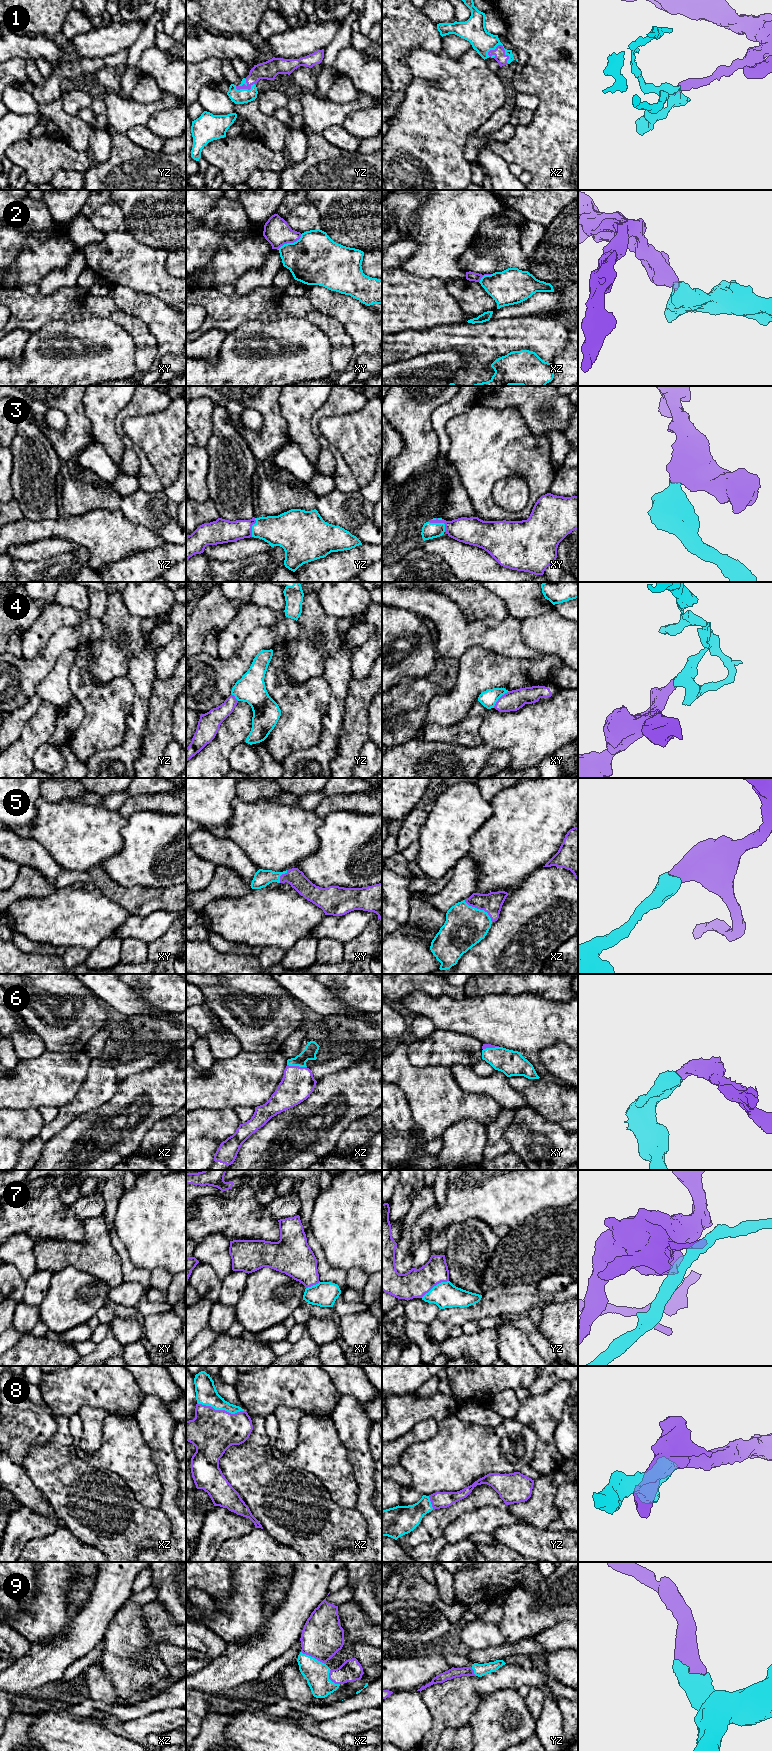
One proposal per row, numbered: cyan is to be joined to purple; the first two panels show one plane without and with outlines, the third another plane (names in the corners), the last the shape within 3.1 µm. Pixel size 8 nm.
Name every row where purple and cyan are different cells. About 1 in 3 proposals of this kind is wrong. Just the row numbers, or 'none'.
2, 4, 7

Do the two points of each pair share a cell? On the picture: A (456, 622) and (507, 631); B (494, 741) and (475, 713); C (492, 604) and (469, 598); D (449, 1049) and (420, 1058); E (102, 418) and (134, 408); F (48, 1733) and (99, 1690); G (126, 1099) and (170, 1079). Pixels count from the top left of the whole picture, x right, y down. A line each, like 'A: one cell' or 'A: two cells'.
A: one cell
B: two cells
C: one cell
D: one cell
E: two cells
F: two cells
G: one cell

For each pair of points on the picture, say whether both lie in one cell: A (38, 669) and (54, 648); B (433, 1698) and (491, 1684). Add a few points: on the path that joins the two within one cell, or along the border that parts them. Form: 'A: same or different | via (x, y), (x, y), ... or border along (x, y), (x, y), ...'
A: same | via (44, 663), (49, 661), (50, 654)
B: same | via (447, 1696), (461, 1696), (477, 1687)

